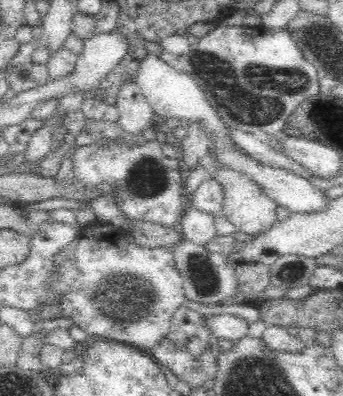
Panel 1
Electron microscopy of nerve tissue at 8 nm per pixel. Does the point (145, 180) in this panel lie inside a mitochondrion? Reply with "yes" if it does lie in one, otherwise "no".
yes

